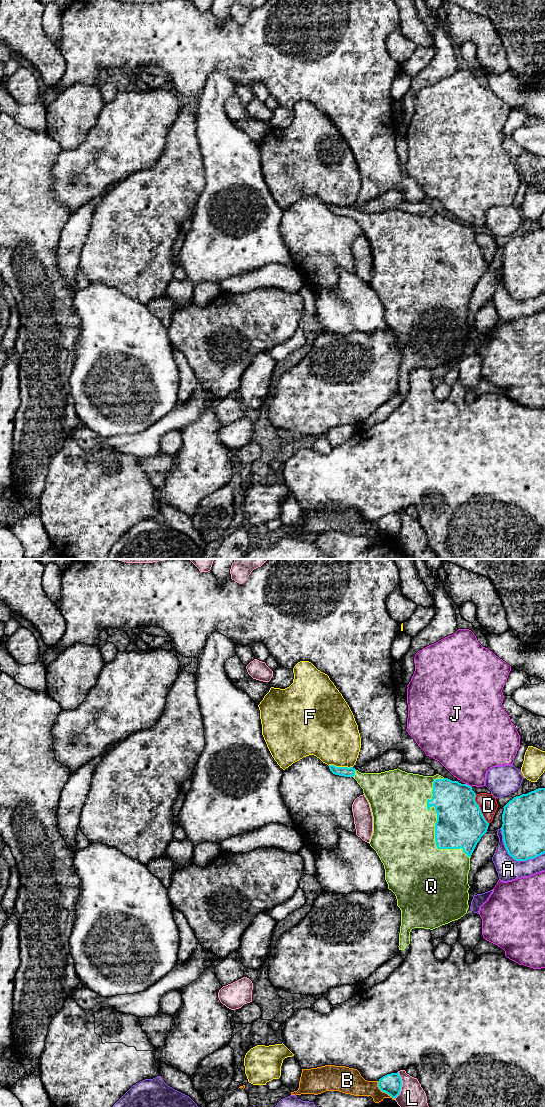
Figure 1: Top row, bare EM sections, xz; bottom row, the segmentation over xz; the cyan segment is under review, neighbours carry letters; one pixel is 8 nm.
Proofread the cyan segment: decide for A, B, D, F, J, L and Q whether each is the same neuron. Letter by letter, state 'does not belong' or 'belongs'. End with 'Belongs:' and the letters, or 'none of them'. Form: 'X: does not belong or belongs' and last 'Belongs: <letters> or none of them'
A: does not belong
B: does not belong
D: does not belong
F: does not belong
J: does not belong
L: does not belong
Q: belongs
Belongs: Q

